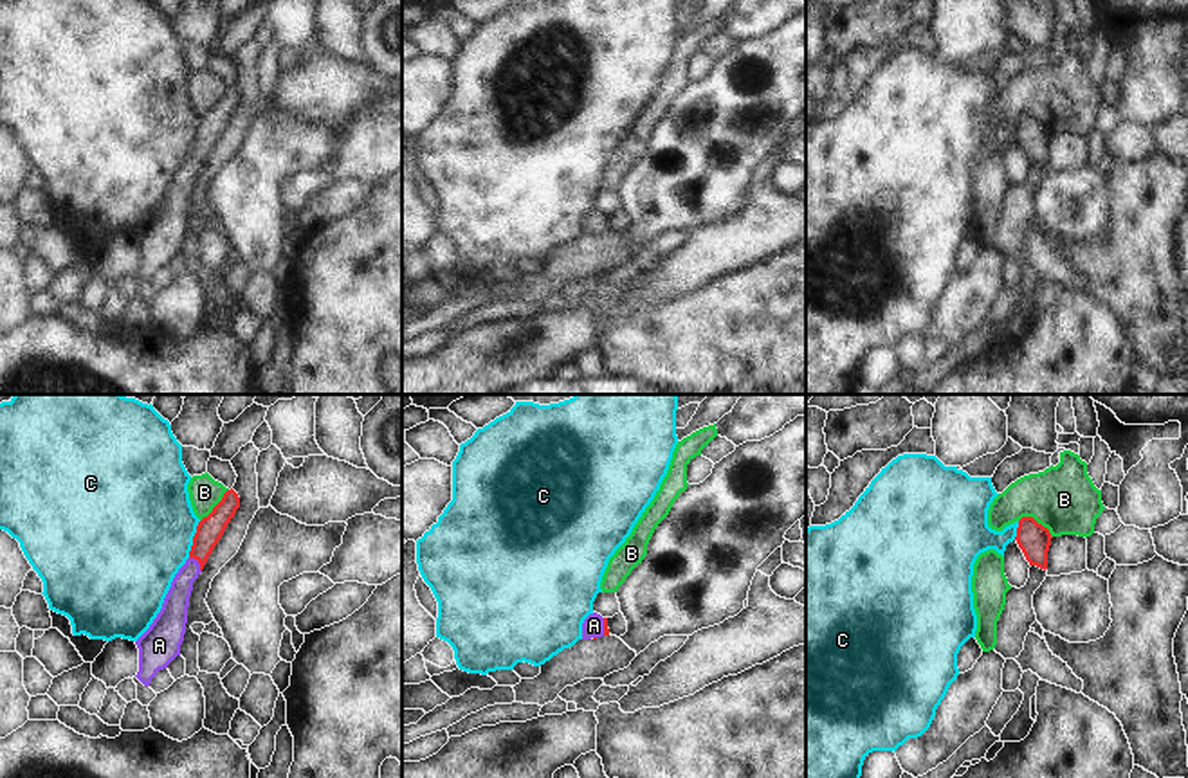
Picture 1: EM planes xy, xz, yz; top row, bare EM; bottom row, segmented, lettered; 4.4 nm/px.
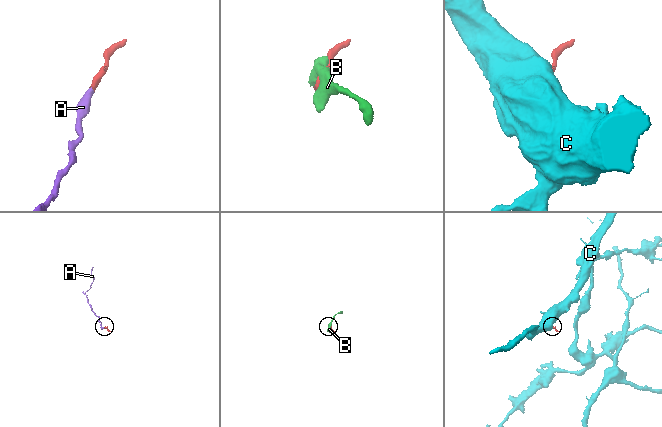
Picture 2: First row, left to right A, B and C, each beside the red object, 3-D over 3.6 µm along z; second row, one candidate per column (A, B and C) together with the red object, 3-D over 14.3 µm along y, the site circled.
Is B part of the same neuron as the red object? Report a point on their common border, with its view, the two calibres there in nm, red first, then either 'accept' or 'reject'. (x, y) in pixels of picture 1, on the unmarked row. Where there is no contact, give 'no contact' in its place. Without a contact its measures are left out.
contact yz (1035, 117); calibres 150 and 300 nm; reject

